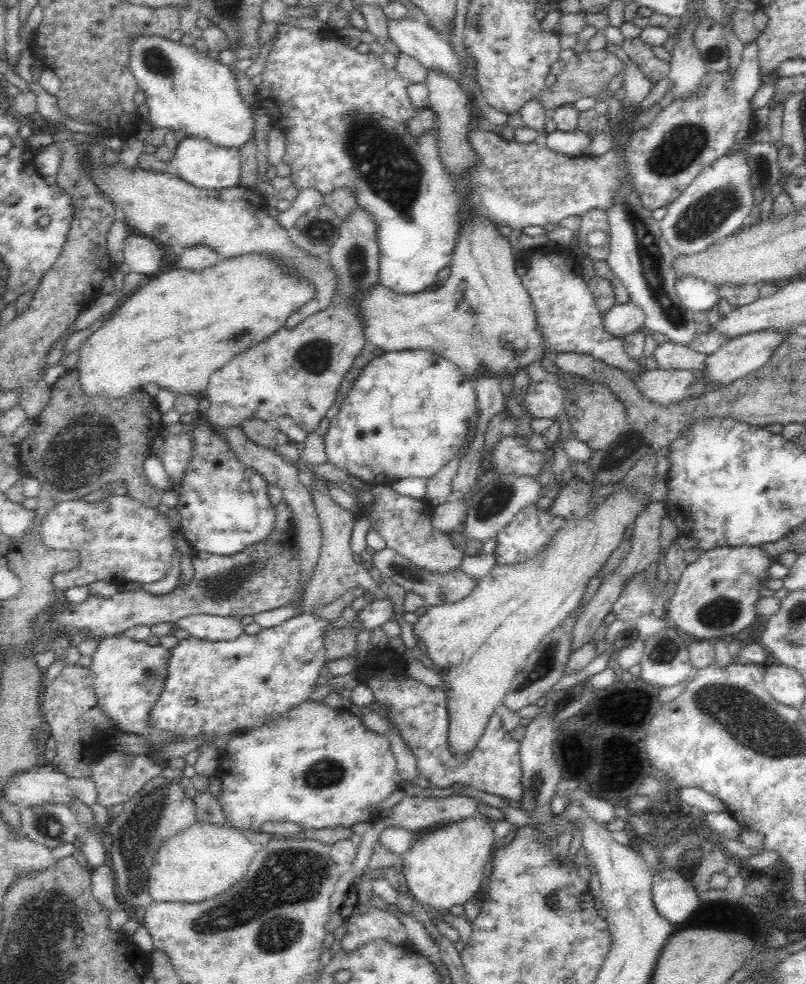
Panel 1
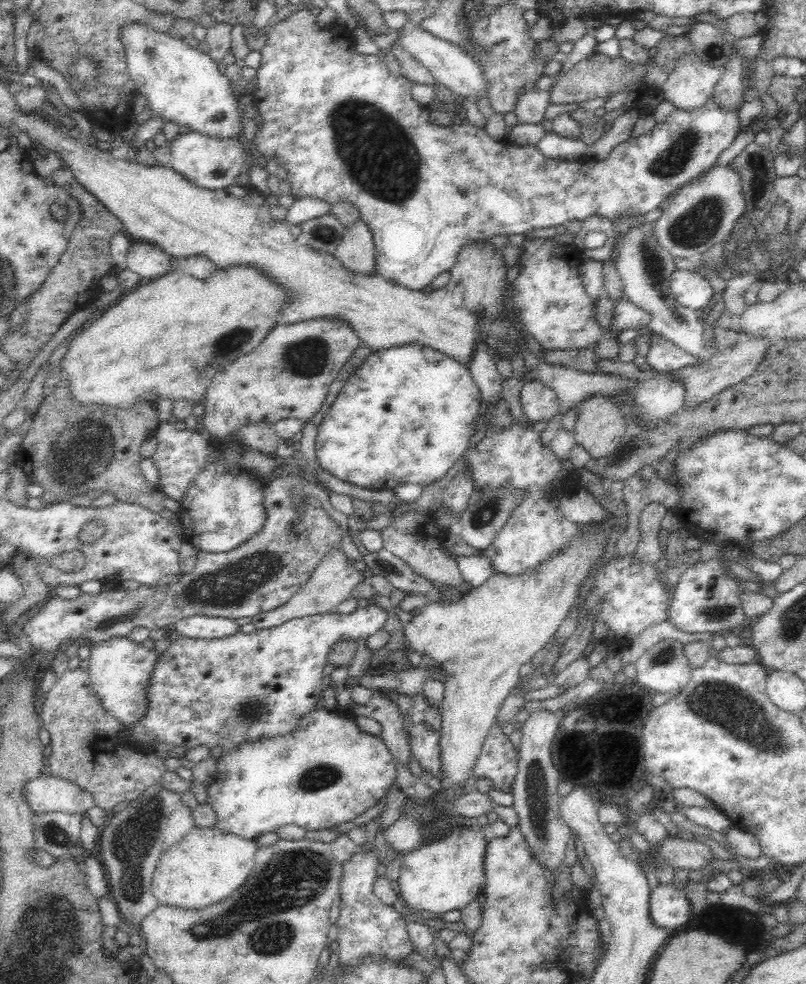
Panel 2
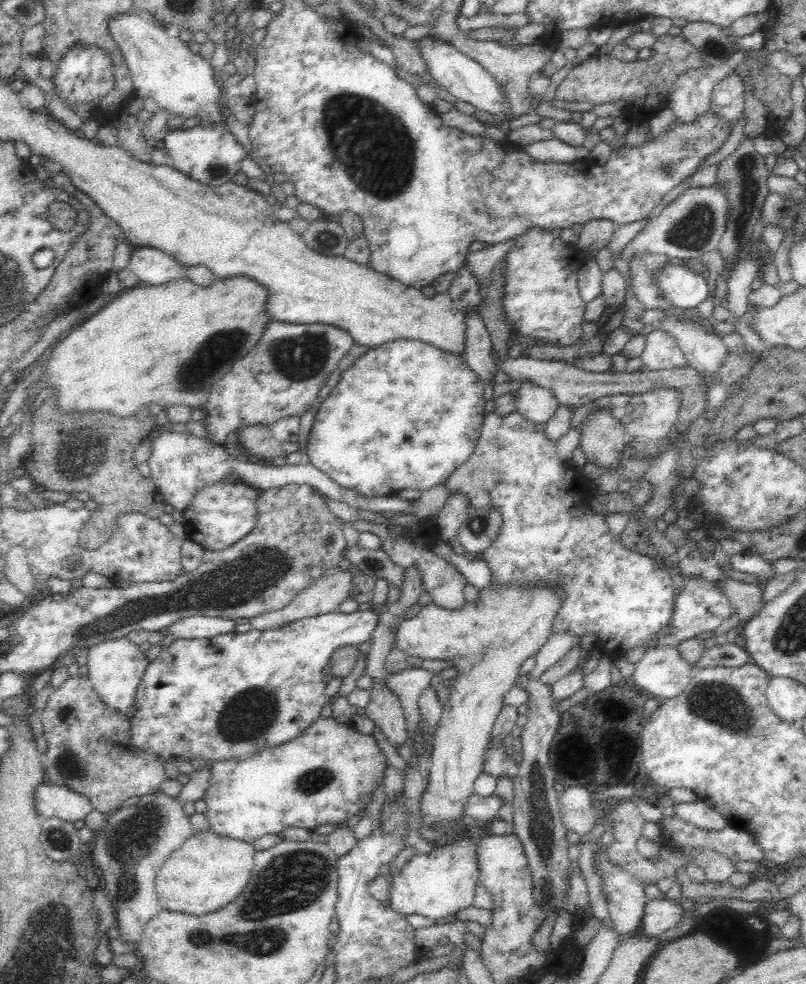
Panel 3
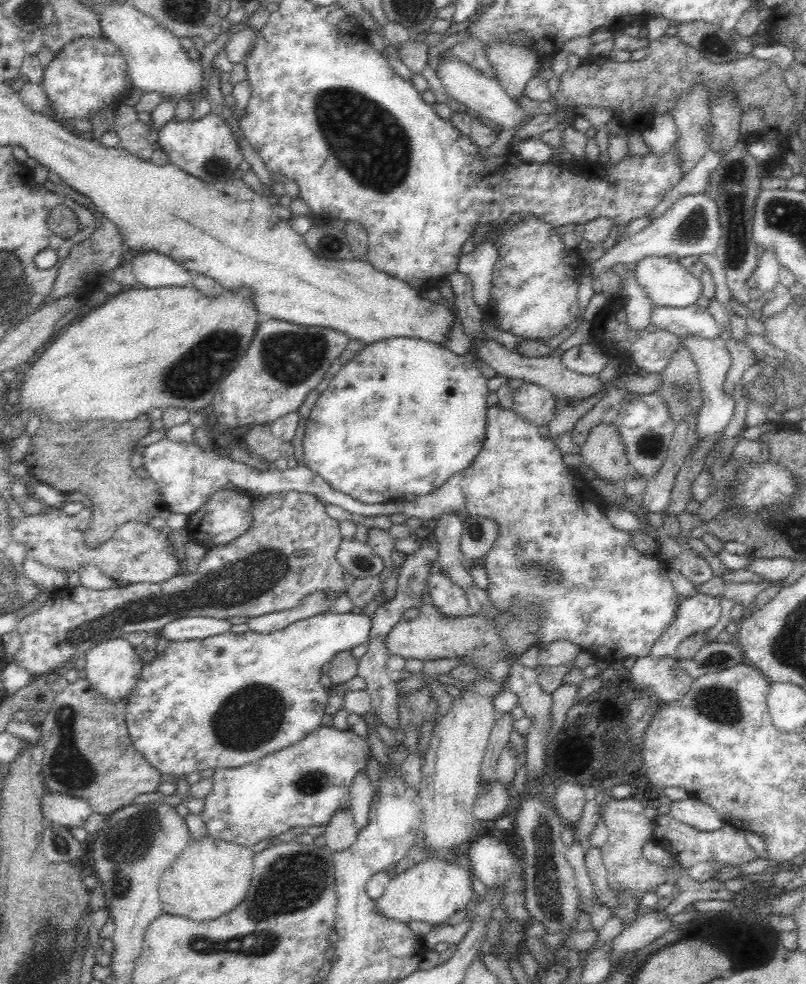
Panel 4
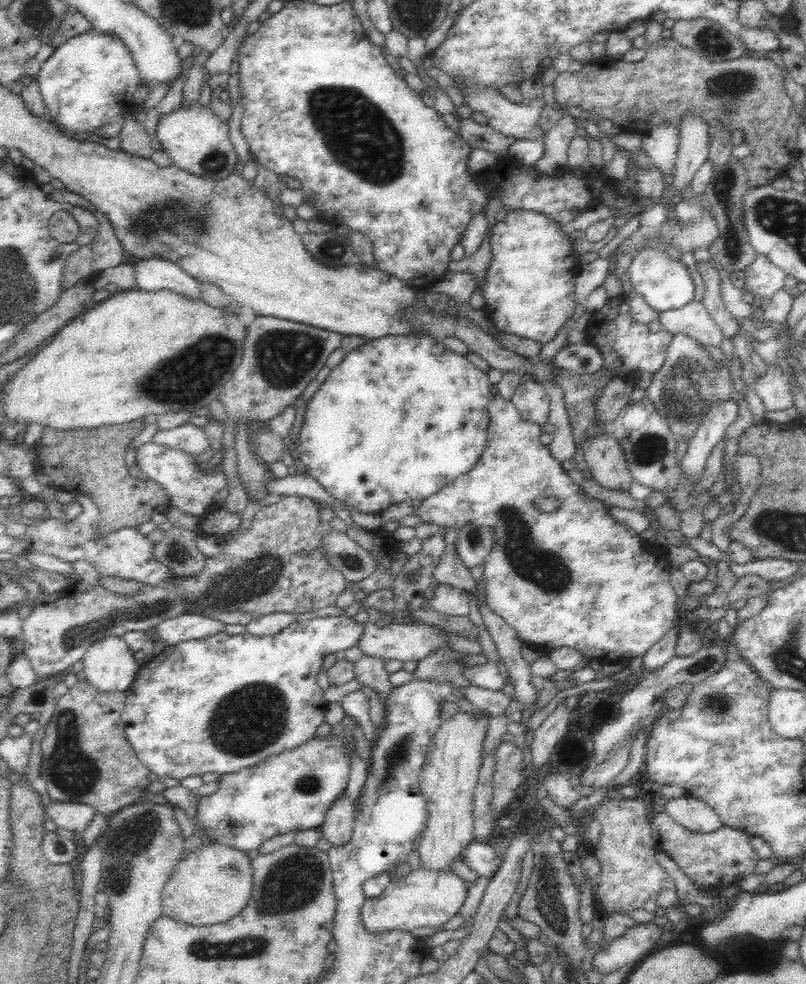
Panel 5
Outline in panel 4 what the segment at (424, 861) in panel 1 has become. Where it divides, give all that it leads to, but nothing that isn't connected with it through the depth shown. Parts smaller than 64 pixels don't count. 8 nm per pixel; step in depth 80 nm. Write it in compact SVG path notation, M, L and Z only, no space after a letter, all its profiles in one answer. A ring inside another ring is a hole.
M424 859L420 864L395 875L390 880L382 897L374 901L374 911L392 921L406 924L428 922L437 925L466 908L472 898L473 884L468 868L460 864L448 864L443 860Z

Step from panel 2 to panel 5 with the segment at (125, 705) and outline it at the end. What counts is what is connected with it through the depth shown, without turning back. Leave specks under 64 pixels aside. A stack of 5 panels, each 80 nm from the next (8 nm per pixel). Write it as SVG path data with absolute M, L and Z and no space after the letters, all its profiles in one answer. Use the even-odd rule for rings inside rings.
M102 636L82 658L85 680L104 692L125 691L141 667L122 637Z

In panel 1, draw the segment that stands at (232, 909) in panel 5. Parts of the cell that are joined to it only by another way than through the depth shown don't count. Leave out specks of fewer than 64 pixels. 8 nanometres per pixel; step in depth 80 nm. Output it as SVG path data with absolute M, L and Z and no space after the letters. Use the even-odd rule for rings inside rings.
M197 821L158 850L149 873L148 893L158 903L196 904L214 898L246 876L257 852L258 847L245 834L226 826Z

